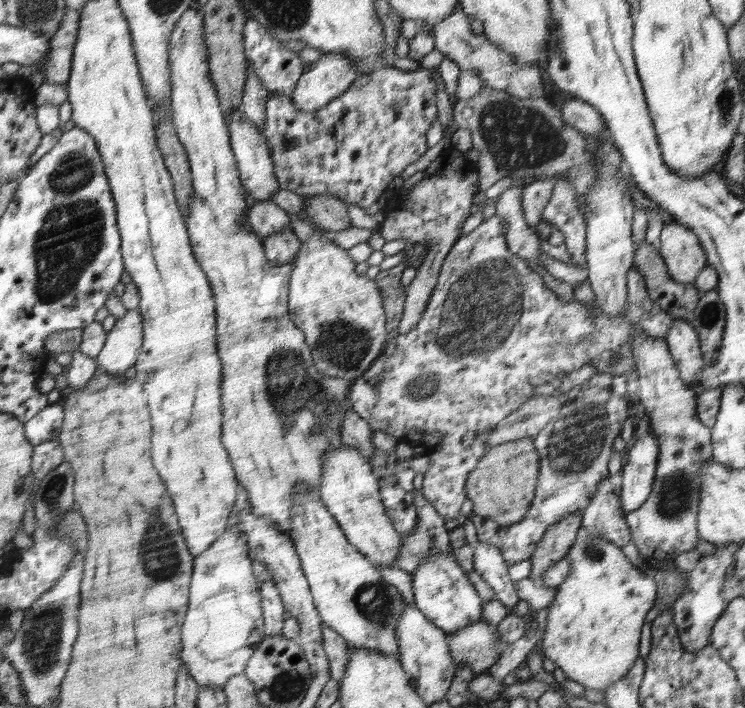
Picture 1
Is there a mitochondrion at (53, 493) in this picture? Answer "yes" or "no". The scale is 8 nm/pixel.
yes

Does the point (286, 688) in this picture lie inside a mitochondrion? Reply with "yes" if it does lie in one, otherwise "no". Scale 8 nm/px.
yes

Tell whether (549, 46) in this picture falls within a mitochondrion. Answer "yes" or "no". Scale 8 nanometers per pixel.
no

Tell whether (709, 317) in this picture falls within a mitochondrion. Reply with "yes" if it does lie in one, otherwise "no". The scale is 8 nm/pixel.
yes

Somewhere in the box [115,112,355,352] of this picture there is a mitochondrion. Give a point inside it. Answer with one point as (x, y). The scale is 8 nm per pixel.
(287, 142)

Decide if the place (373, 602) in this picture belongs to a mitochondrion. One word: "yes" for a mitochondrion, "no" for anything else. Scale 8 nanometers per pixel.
yes

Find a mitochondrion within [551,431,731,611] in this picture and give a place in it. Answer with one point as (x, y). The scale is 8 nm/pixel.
(676, 495)

